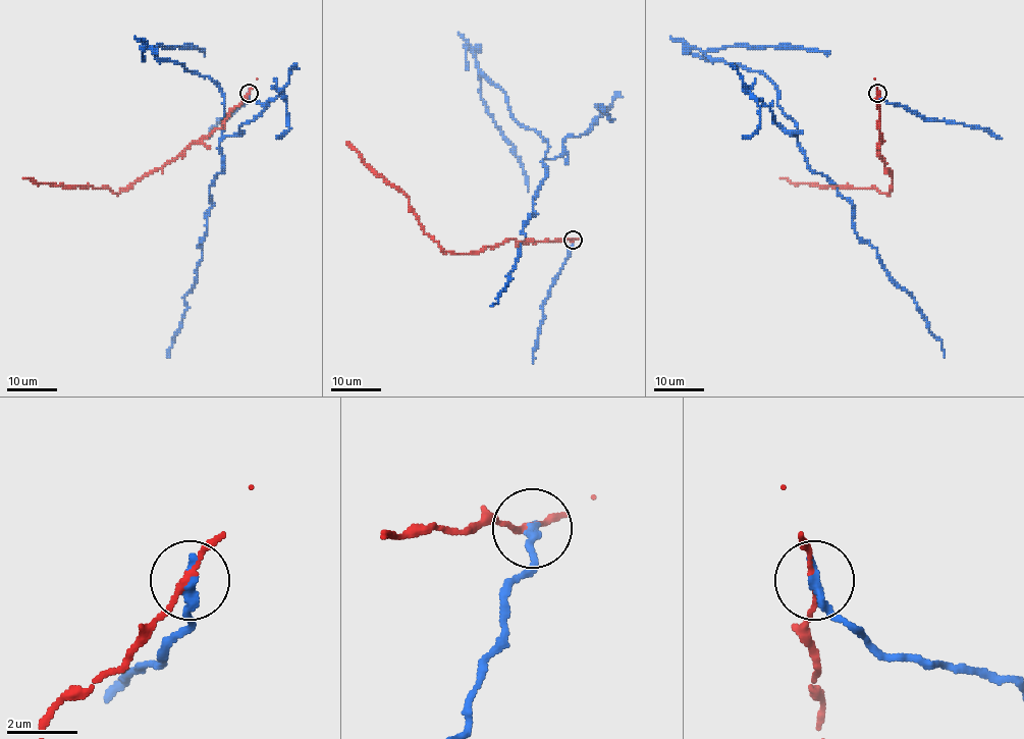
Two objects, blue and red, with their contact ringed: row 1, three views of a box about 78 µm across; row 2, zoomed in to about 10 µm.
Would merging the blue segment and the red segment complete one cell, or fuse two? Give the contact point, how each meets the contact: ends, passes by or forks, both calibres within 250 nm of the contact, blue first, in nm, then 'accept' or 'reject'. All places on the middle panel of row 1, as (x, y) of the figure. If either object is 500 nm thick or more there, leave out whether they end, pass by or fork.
at (573, 240); blue ends there; red passes by; 300 nm thick on the blue side, 150 nm on the other; reject

